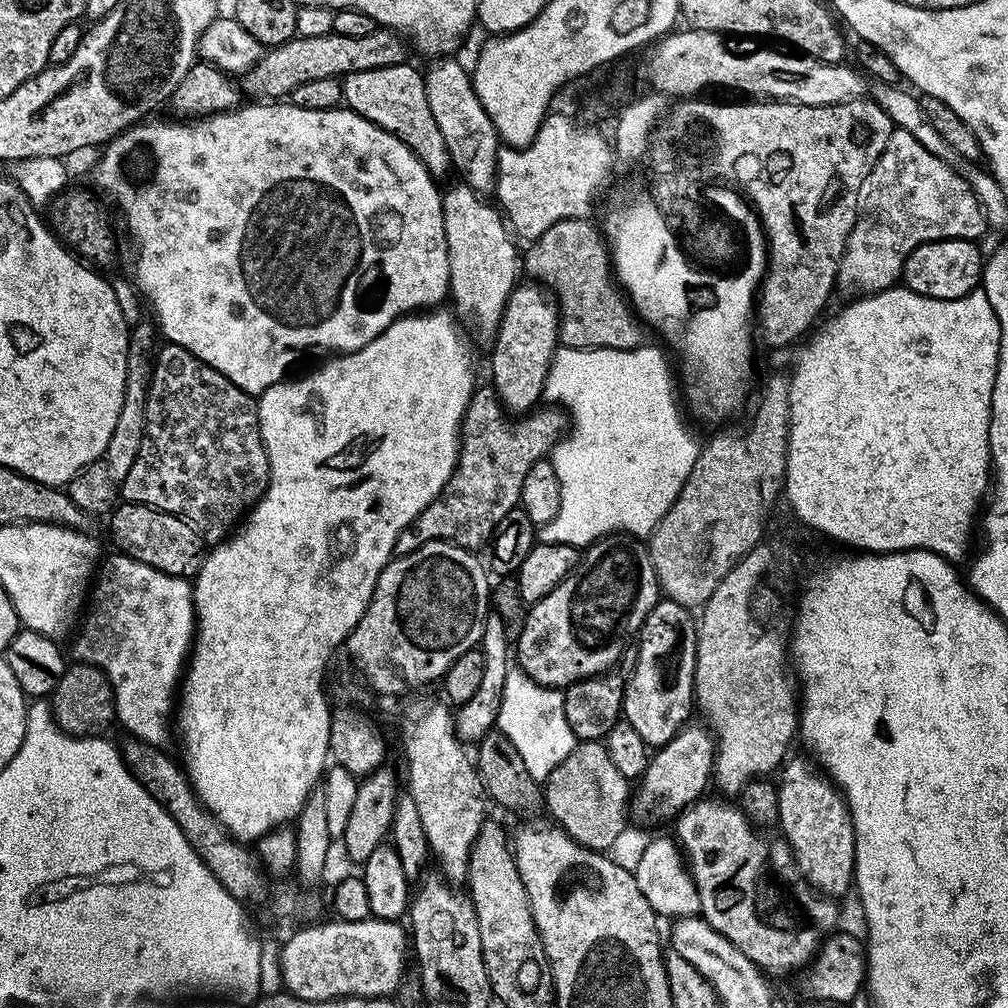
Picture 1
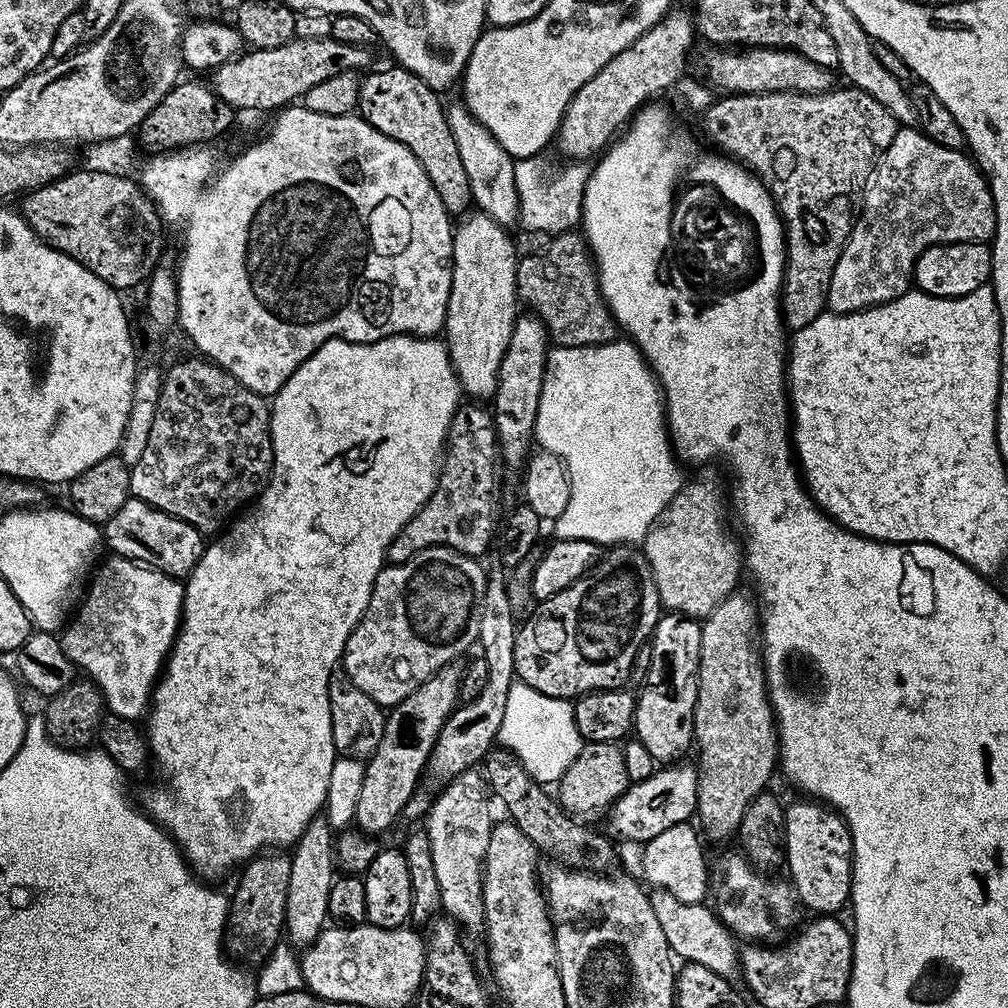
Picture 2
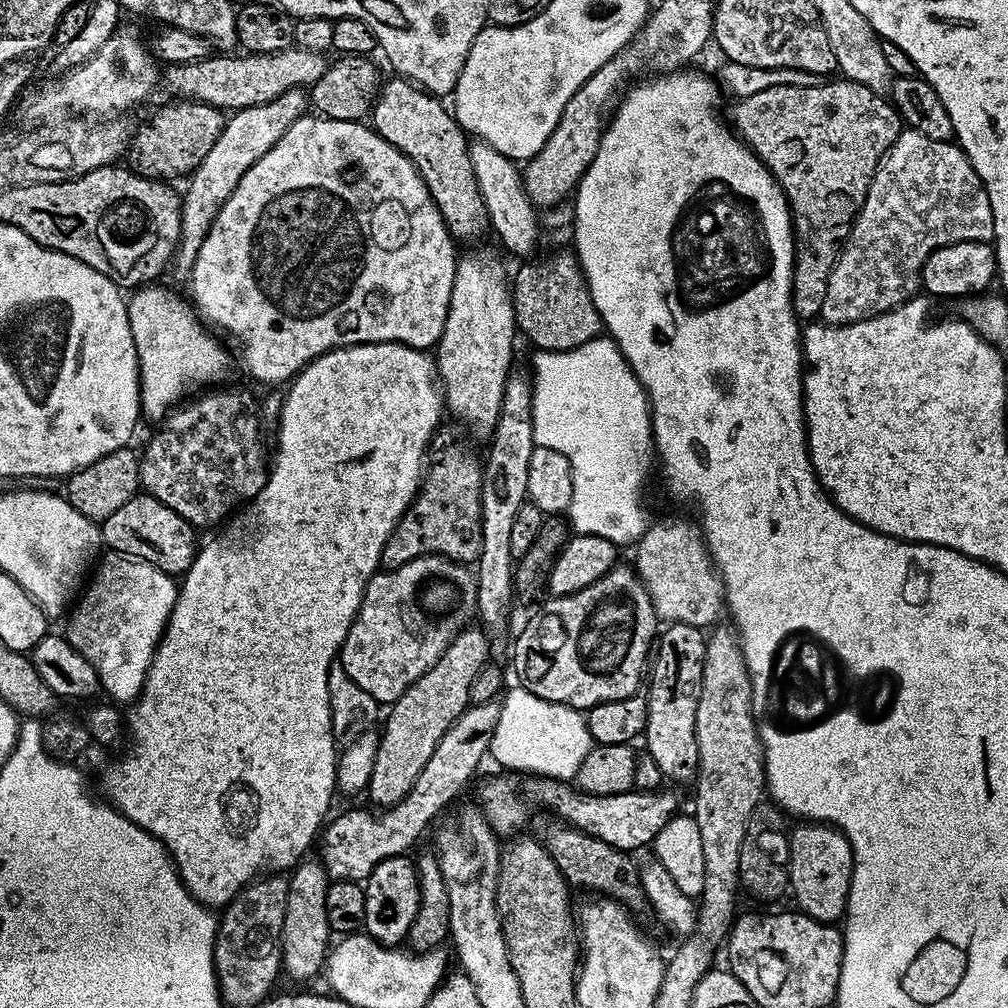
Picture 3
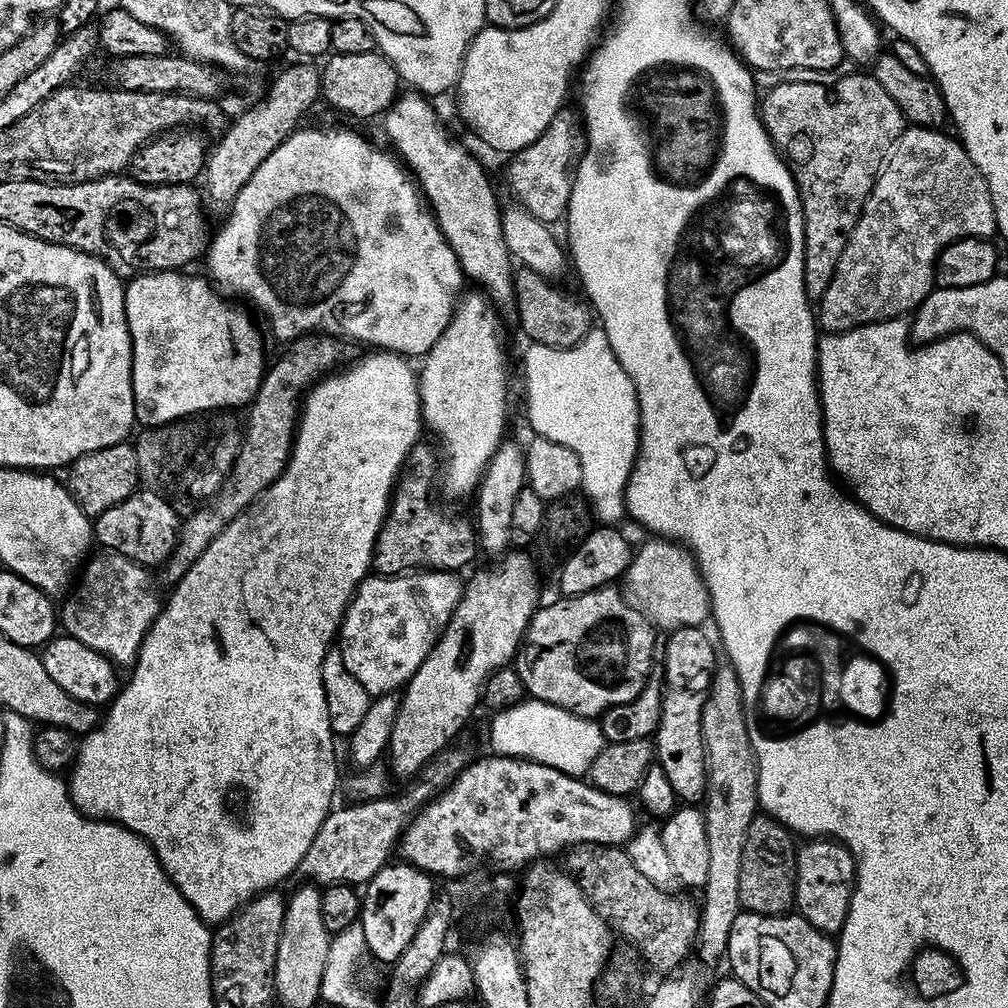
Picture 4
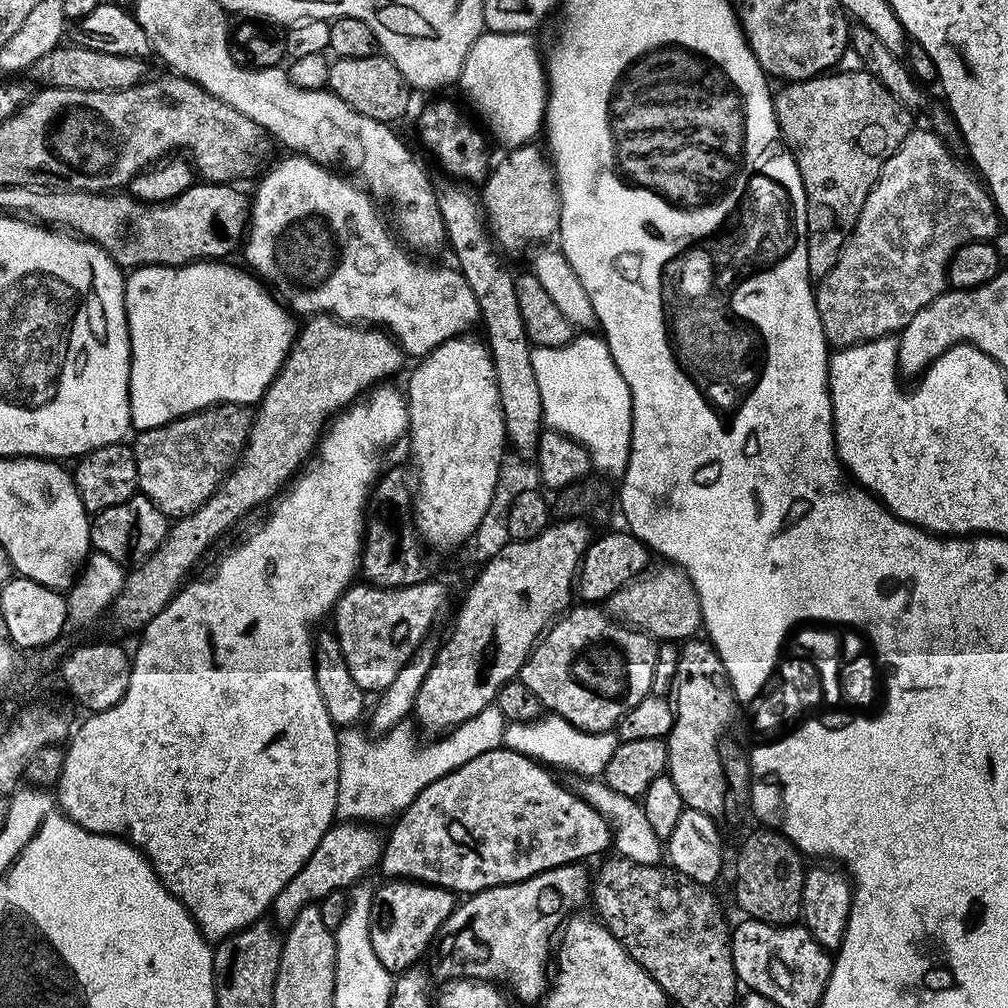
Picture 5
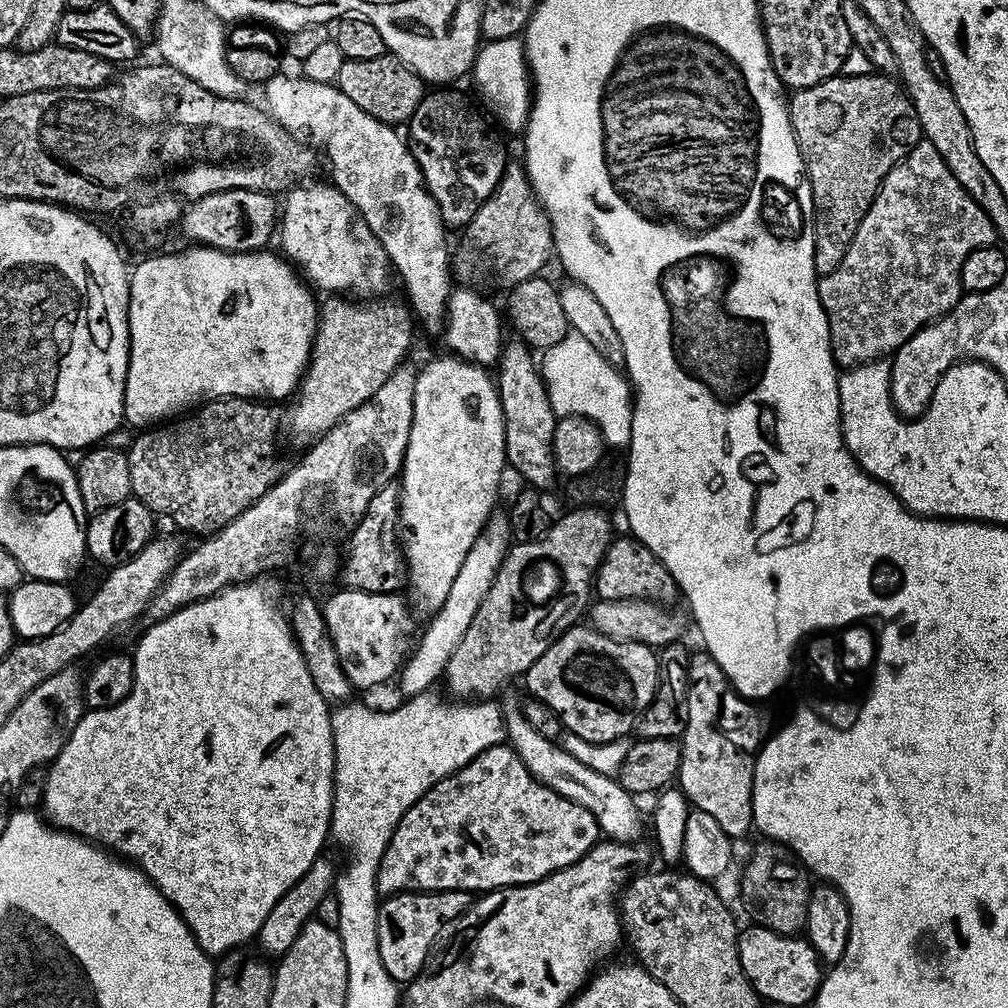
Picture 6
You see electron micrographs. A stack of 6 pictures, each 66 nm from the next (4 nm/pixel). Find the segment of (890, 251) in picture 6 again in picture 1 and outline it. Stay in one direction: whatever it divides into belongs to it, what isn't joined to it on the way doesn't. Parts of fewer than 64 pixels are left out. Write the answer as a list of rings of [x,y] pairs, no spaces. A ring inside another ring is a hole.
[[[896,128],[890,134],[886,146],[876,164],[870,170],[868,180],[856,217],[856,224],[848,235],[848,244],[844,248],[844,257],[836,275],[836,283],[842,289],[857,288],[857,293],[871,294],[887,288],[897,287],[898,281],[904,275],[906,258],[919,244],[935,240],[970,240],[979,241],[984,231],[989,231],[990,225],[983,206],[974,190],[968,185],[967,179],[961,176],[953,165],[947,164],[942,158],[930,154],[914,134]]]

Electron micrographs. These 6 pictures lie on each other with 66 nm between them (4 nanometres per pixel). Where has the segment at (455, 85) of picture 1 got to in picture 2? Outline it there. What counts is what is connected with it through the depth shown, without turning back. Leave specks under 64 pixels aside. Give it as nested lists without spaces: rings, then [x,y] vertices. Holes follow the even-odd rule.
[[[449,103],[446,111],[450,134],[454,134],[462,167],[466,170],[466,178],[470,178],[473,205],[485,212],[495,224],[515,225],[519,221],[519,198],[514,182],[516,160],[509,152],[502,150],[494,134],[490,134],[490,130],[486,130],[486,126],[482,126],[482,122],[478,122],[478,118],[474,118],[463,103]]]

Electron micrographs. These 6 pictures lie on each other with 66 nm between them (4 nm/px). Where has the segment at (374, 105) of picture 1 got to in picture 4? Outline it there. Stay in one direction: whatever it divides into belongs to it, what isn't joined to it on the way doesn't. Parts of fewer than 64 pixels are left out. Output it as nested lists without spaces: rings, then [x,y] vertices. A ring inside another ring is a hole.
[[[415,90],[397,96],[382,117],[384,132],[393,144],[395,155],[414,177],[465,277],[477,284],[473,285],[491,300],[501,317],[515,317],[514,258],[508,253],[502,234],[502,204],[496,201],[496,192],[483,166],[448,133],[439,114],[427,102]]]

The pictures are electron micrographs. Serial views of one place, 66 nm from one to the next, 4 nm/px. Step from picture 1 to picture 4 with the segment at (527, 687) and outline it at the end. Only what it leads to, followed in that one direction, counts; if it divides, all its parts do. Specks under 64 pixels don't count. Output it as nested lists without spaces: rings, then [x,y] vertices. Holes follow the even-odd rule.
[[[528,698],[497,711],[490,726],[490,744],[497,755],[534,760],[571,776],[583,777],[606,743],[600,725],[562,707]]]

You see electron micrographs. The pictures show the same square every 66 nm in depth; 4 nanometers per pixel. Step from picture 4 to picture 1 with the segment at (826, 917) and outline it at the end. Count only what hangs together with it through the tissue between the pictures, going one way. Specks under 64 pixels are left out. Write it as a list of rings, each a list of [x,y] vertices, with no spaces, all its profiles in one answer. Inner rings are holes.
[[[793,755],[785,759],[779,769],[778,776],[784,781],[779,781],[776,793],[778,794],[778,828],[781,828],[786,837],[788,847],[792,849],[792,857],[796,860],[796,867],[804,875],[805,880],[817,892],[829,898],[841,898],[854,884],[856,875],[856,835],[852,825],[852,816],[848,813],[848,802],[844,799],[839,788],[832,783],[827,775],[822,774],[811,759],[803,760],[802,757]]]

